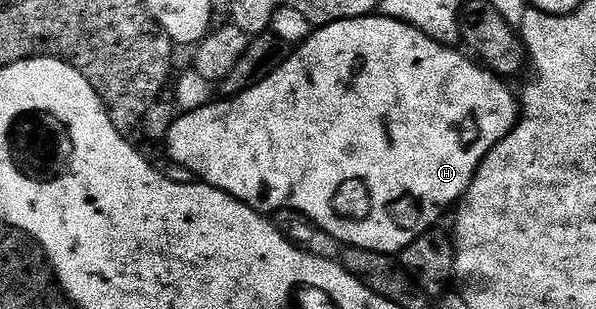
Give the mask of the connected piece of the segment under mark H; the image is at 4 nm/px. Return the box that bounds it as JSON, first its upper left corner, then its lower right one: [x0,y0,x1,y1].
[166,16,518,256]

